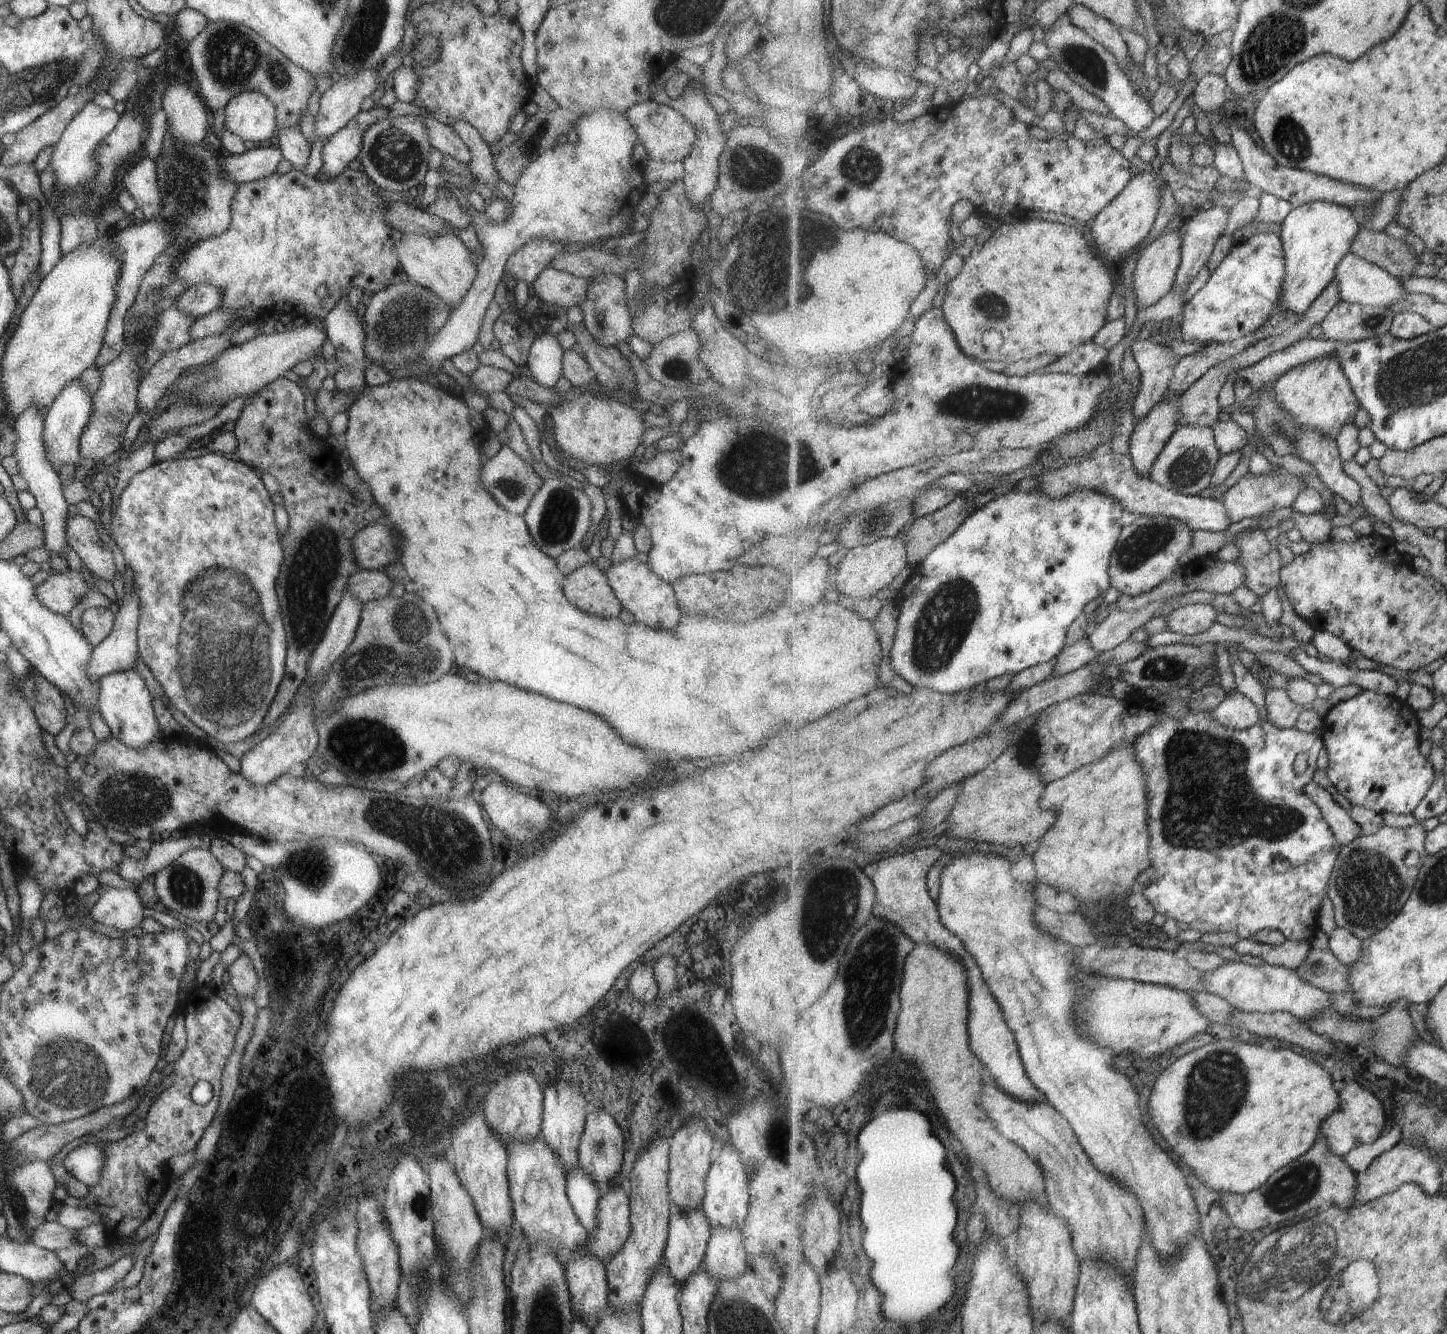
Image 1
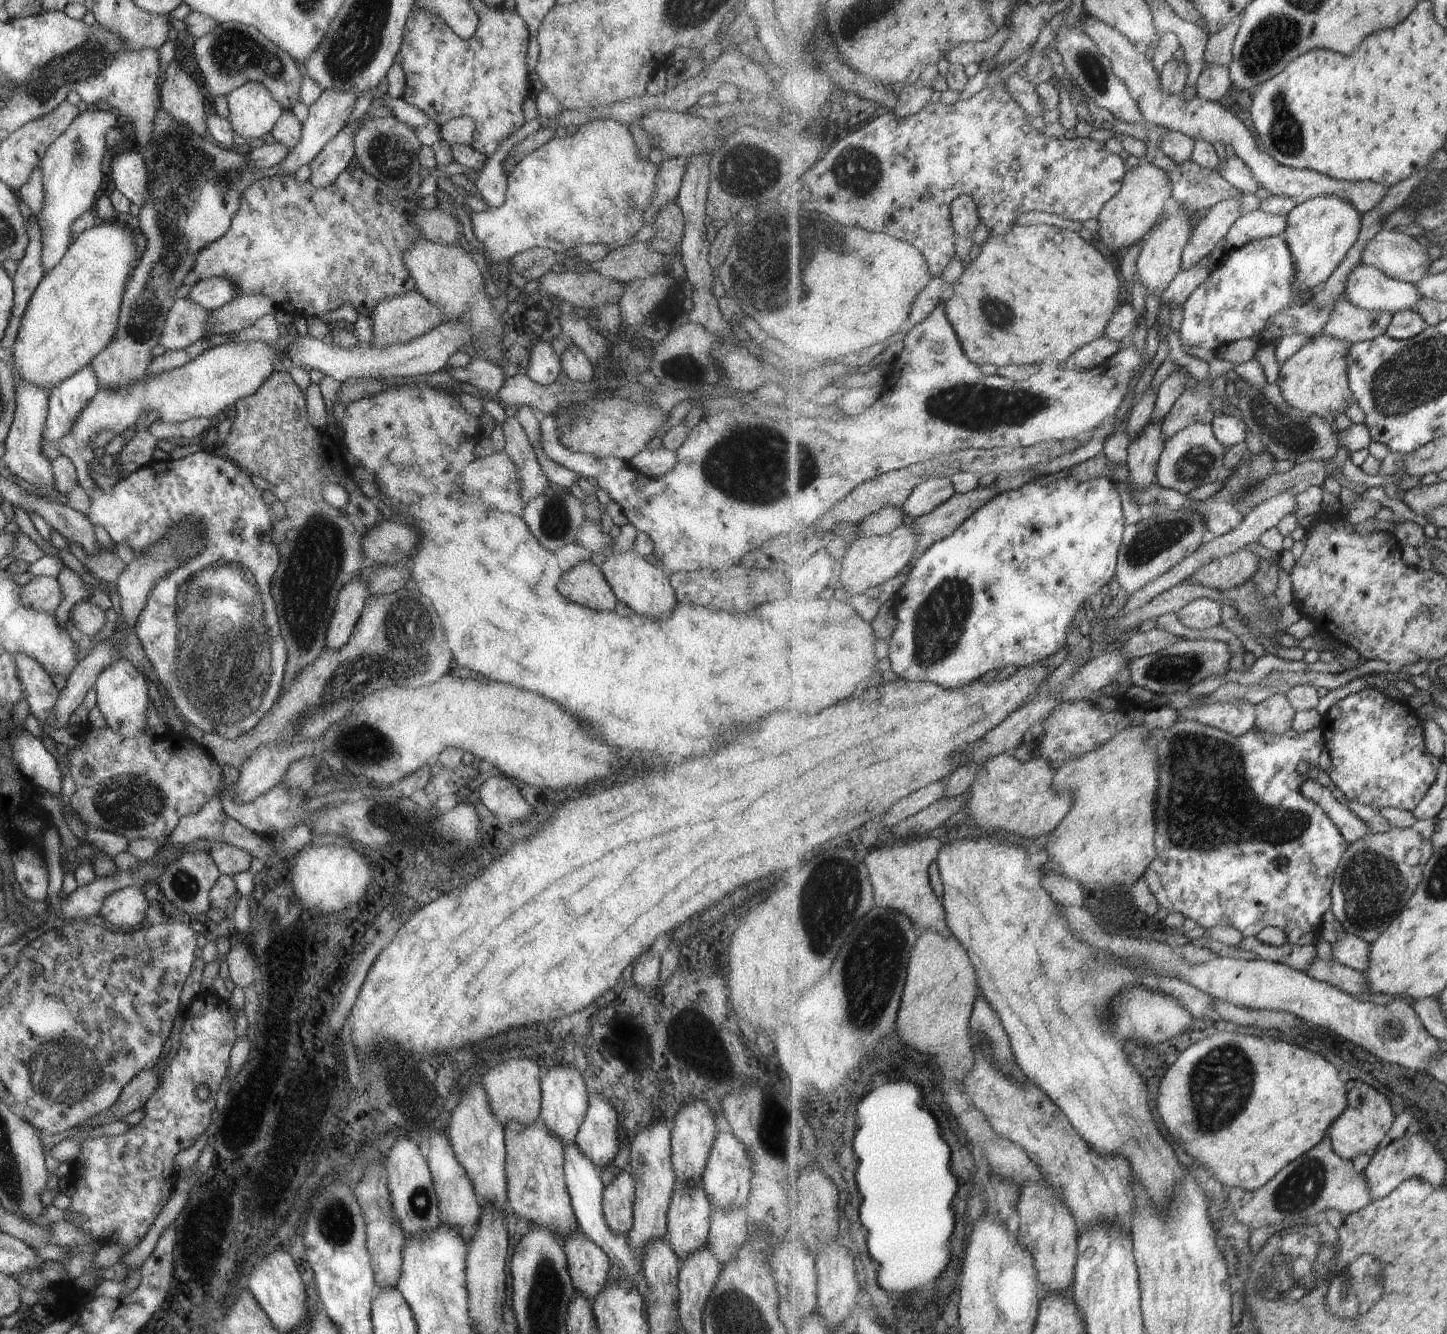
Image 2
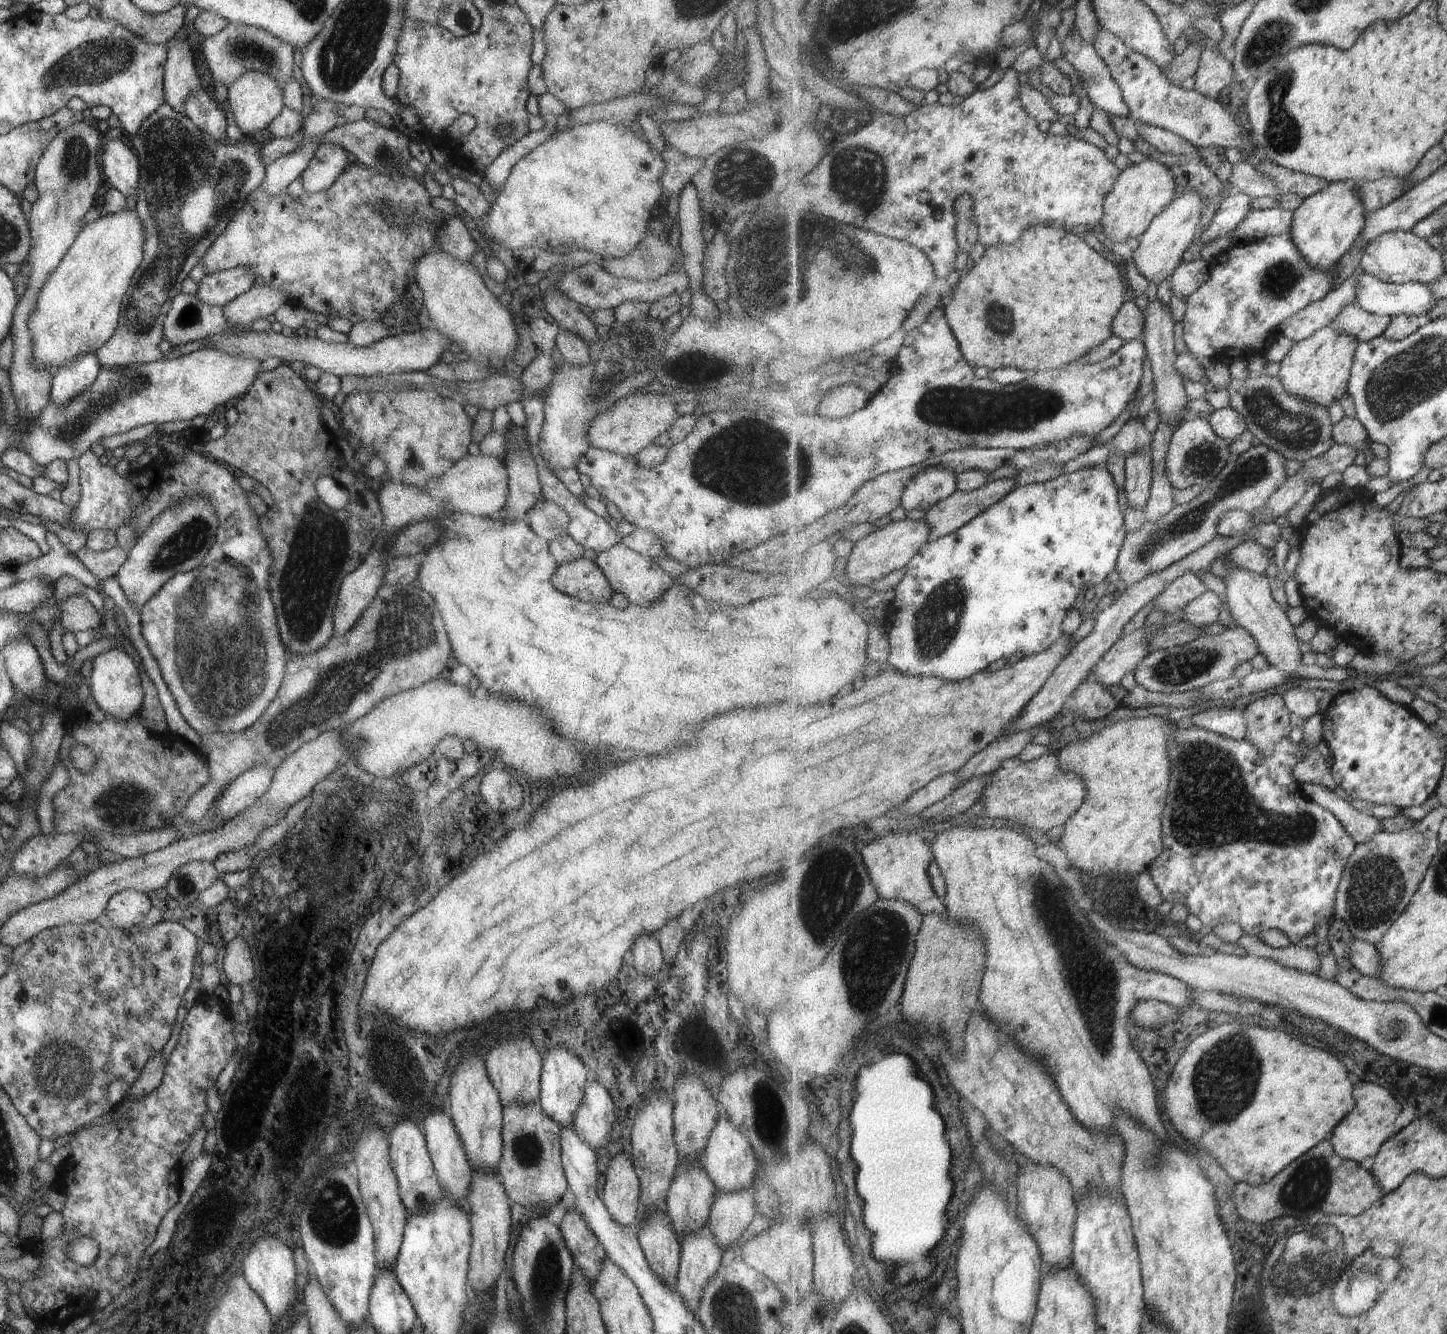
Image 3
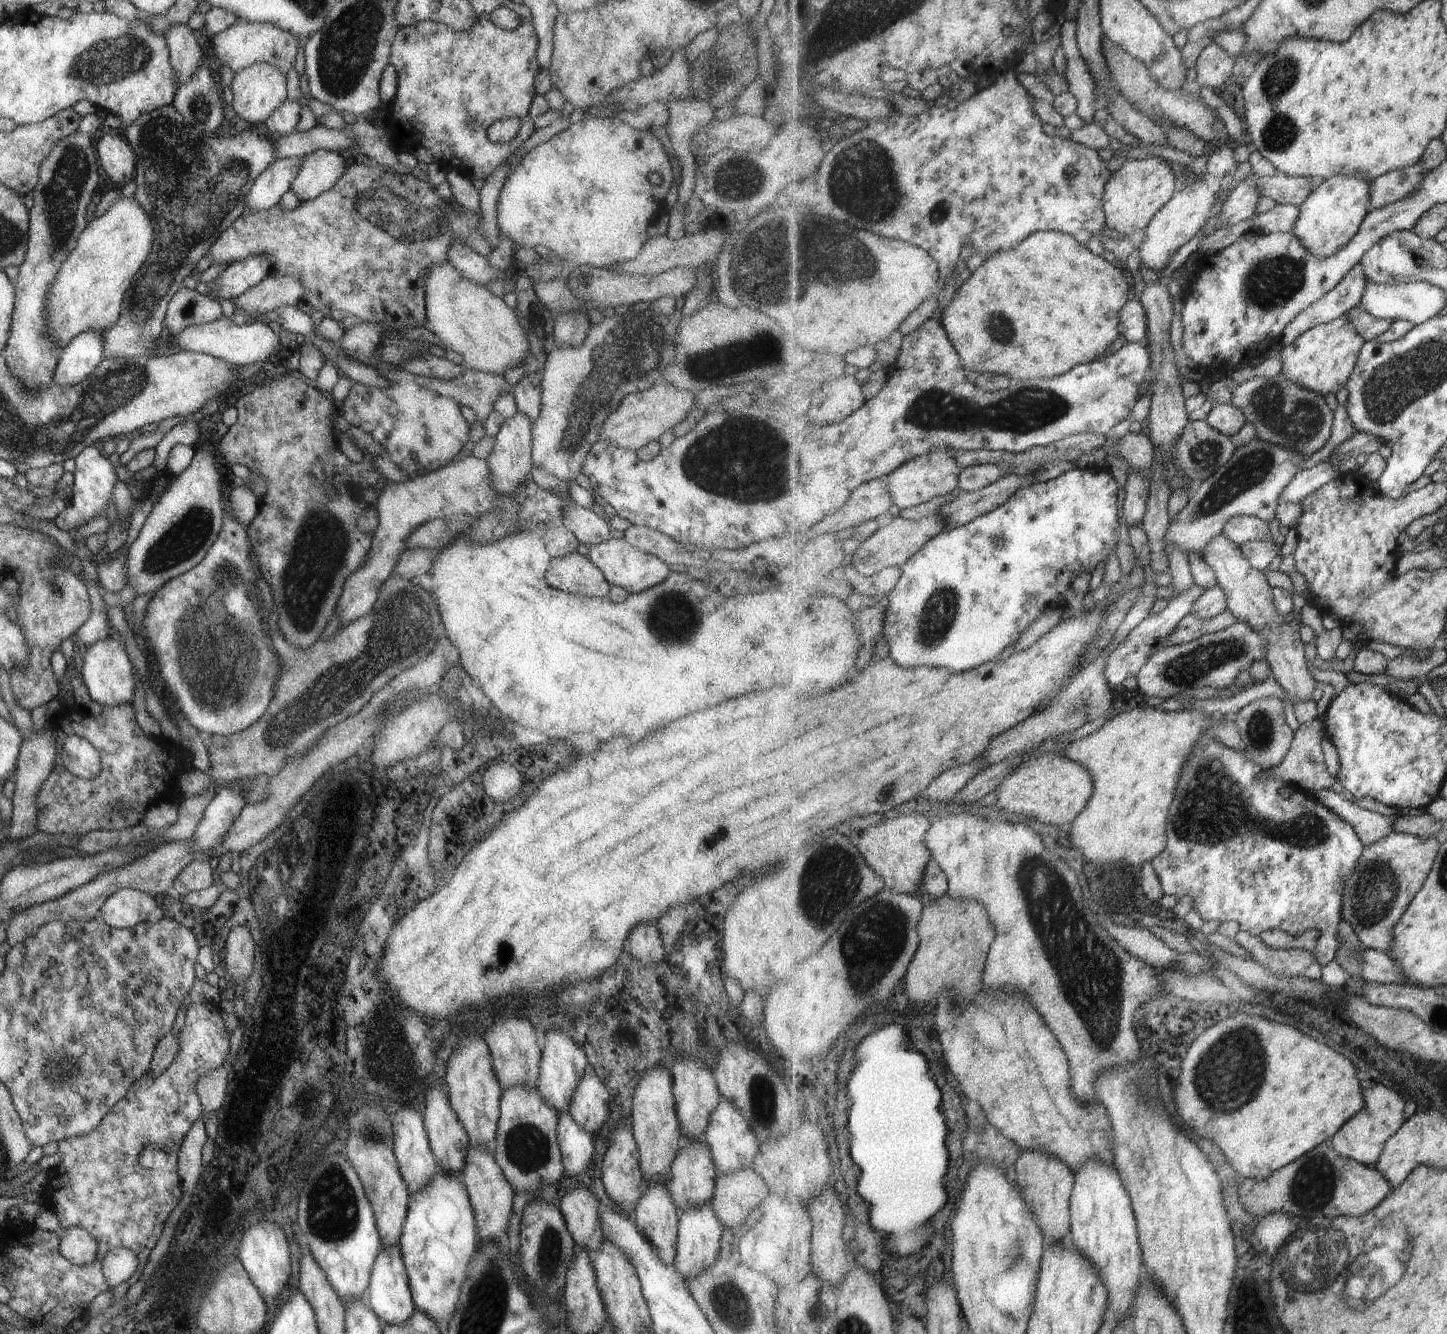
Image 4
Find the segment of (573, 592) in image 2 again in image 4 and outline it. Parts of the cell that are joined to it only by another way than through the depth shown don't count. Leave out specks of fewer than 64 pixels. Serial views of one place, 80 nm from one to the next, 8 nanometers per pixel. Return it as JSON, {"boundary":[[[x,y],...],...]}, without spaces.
{"boundary":[[[571,552],[565,556],[549,558],[545,582],[551,588],[577,592],[584,596],[608,597],[609,584],[603,574],[585,556]]]}

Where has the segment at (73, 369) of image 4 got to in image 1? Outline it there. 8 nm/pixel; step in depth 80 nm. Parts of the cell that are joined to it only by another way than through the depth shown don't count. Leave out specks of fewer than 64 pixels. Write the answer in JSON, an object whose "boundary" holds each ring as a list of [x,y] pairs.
{"boundary":[[[75,378],[67,382],[63,390],[47,406],[47,414],[43,420],[42,440],[47,462],[51,464],[53,470],[59,470],[59,466],[63,464],[77,465],[78,439],[90,416],[91,398],[91,392],[79,382],[79,378]]]}

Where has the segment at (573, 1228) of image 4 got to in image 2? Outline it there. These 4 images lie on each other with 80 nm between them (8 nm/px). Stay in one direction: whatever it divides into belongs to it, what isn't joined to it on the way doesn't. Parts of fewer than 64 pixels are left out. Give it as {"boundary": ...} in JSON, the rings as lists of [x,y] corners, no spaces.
{"boundary":[[[577,1223],[575,1224],[575,1232],[565,1236],[563,1250],[567,1256],[567,1271],[571,1282],[573,1282],[574,1290],[593,1303],[593,1298],[603,1290],[603,1286],[608,1281],[607,1272],[610,1268],[610,1262],[607,1256],[591,1238],[585,1236],[585,1232],[579,1228]]]}

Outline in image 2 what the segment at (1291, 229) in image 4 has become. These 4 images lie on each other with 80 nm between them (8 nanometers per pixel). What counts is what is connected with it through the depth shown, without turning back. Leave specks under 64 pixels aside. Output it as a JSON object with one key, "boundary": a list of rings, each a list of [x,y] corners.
{"boundary":[[[1259,208],[1243,215],[1235,222],[1226,237],[1226,249],[1242,248],[1261,238],[1284,237],[1287,226],[1289,226],[1287,215],[1271,214]]]}

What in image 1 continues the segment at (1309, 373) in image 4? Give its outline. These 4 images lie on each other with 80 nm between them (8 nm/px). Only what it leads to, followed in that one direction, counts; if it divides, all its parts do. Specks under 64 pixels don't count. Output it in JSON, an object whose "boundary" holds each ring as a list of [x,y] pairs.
{"boundary":[[[1332,357],[1299,364],[1297,368],[1287,370],[1287,374],[1283,374],[1276,381],[1273,391],[1281,408],[1289,410],[1299,426],[1319,430],[1321,434],[1331,436],[1333,440],[1336,440],[1347,424],[1353,425],[1355,416],[1362,410],[1343,364]]]}

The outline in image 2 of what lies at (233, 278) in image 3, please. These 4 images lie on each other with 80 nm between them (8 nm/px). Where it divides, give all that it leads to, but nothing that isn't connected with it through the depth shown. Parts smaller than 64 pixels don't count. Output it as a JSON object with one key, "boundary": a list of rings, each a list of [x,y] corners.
{"boundary":[[[211,276],[193,284],[186,298],[205,310],[213,311],[224,306],[236,295],[235,284],[227,276]]]}

